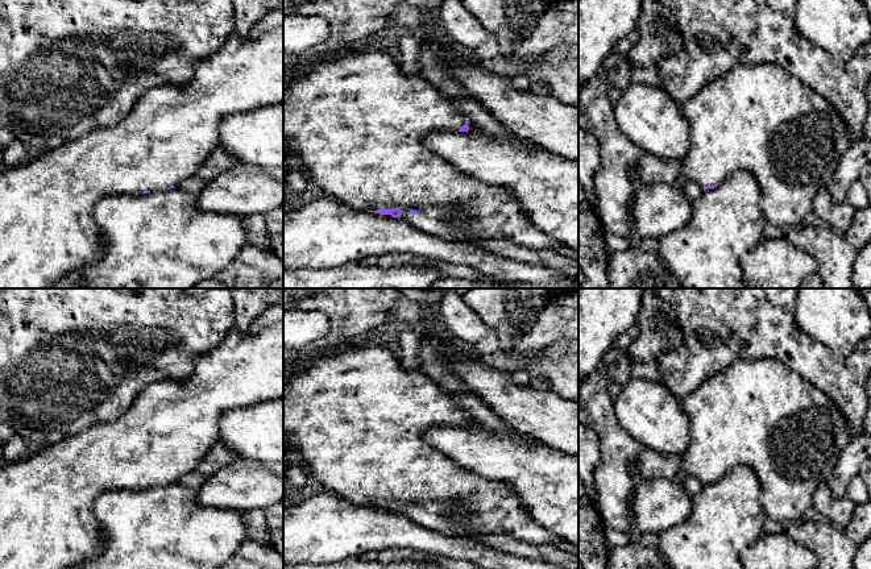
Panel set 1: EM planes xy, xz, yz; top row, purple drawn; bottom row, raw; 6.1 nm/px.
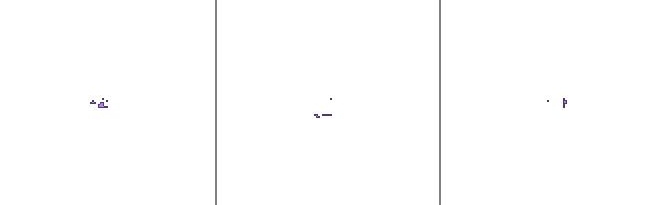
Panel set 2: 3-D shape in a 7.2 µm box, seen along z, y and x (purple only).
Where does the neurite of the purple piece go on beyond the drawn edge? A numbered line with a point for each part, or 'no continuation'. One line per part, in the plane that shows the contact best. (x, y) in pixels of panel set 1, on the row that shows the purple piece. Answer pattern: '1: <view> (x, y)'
1: xz (357, 124)

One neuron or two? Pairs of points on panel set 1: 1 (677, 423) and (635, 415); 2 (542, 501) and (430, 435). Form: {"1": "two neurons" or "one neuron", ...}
{"1": "one neuron", "2": "one neuron"}

